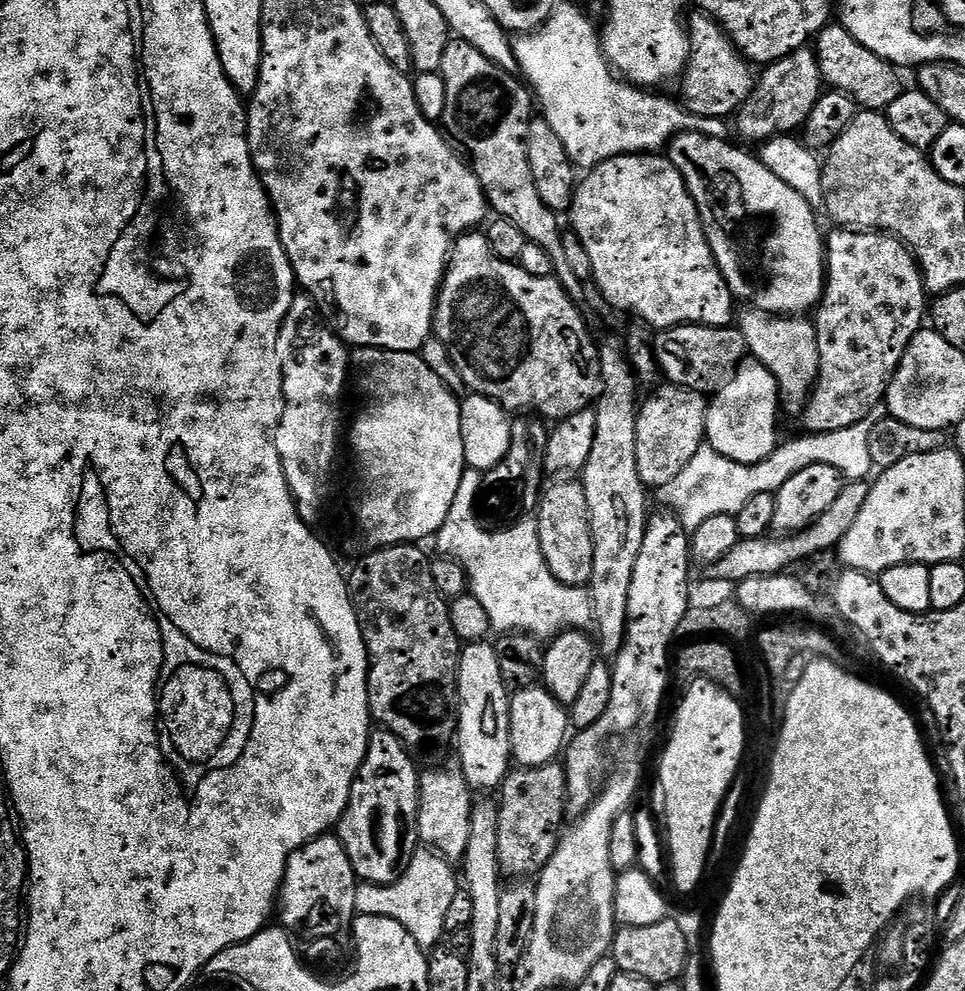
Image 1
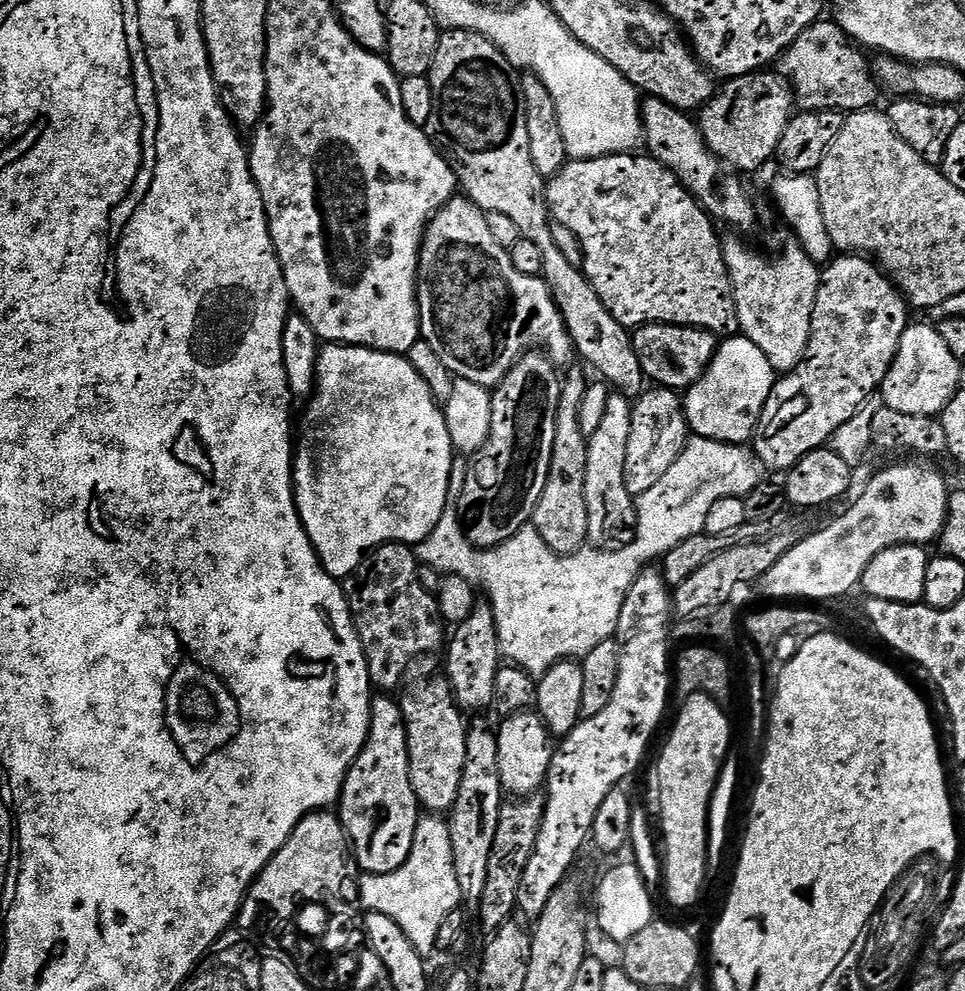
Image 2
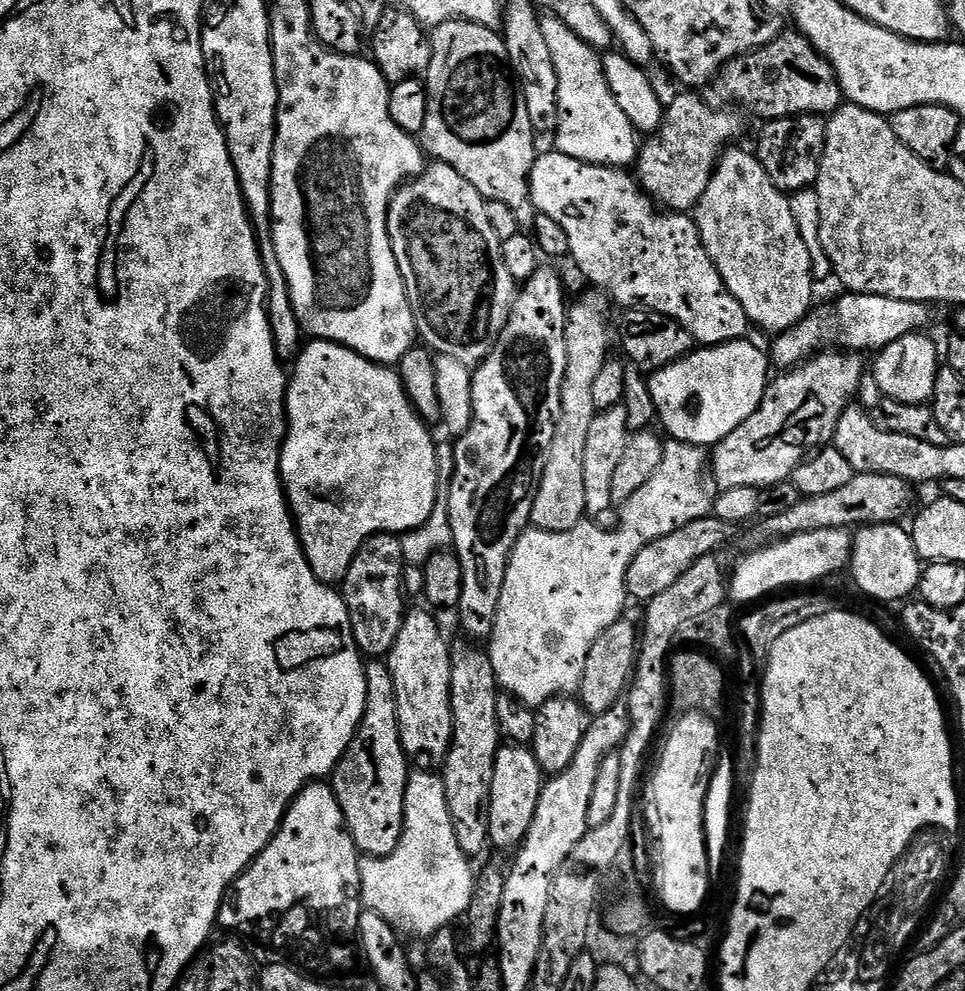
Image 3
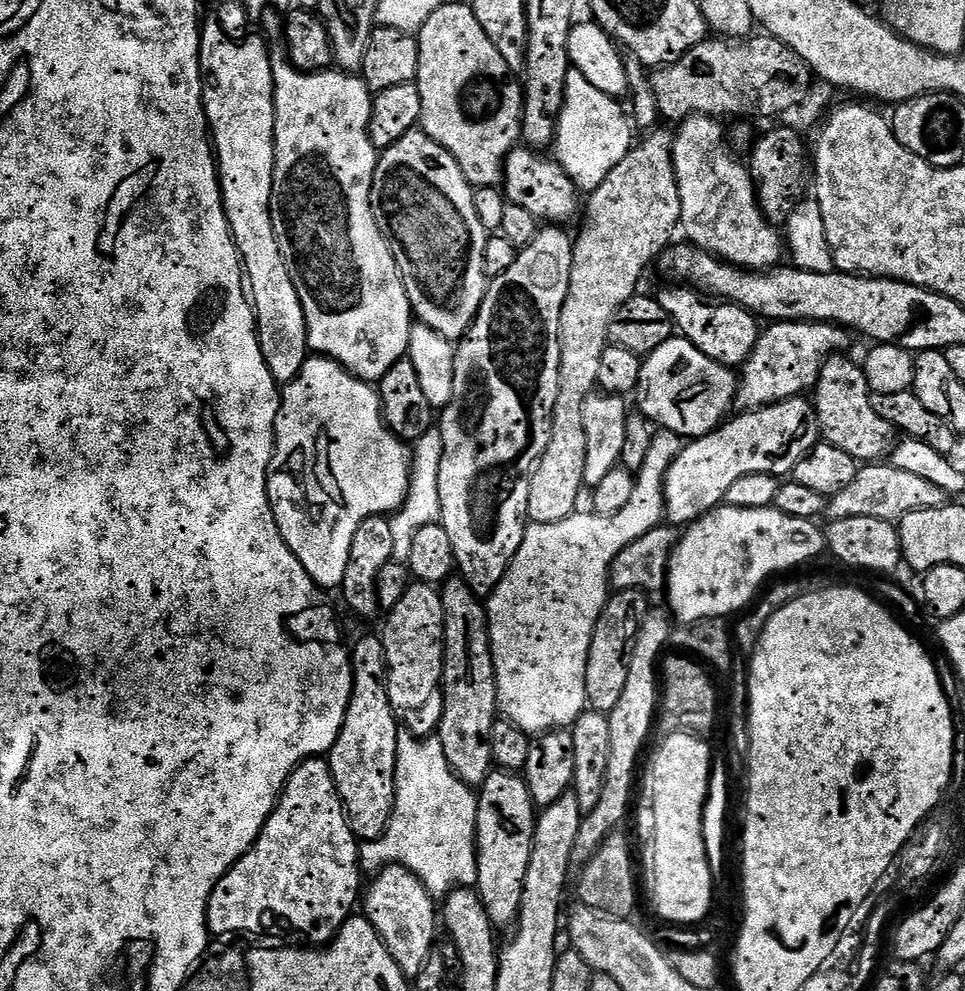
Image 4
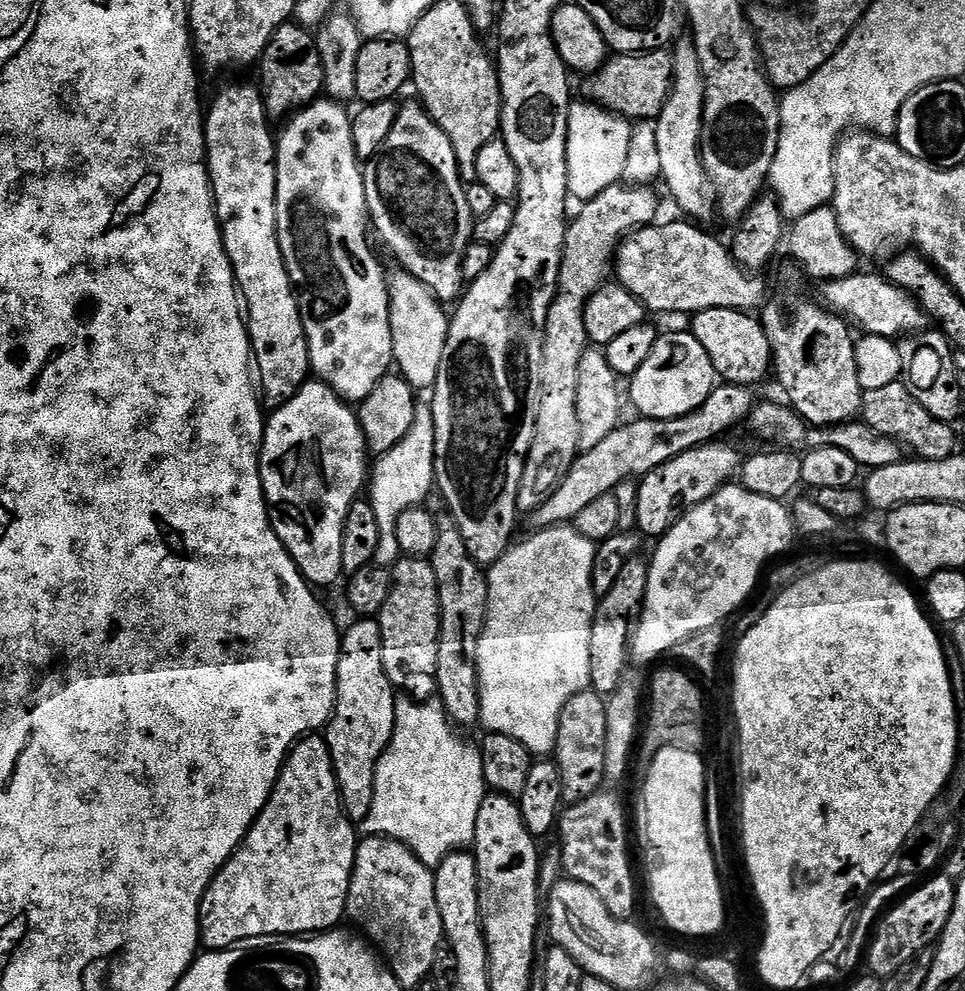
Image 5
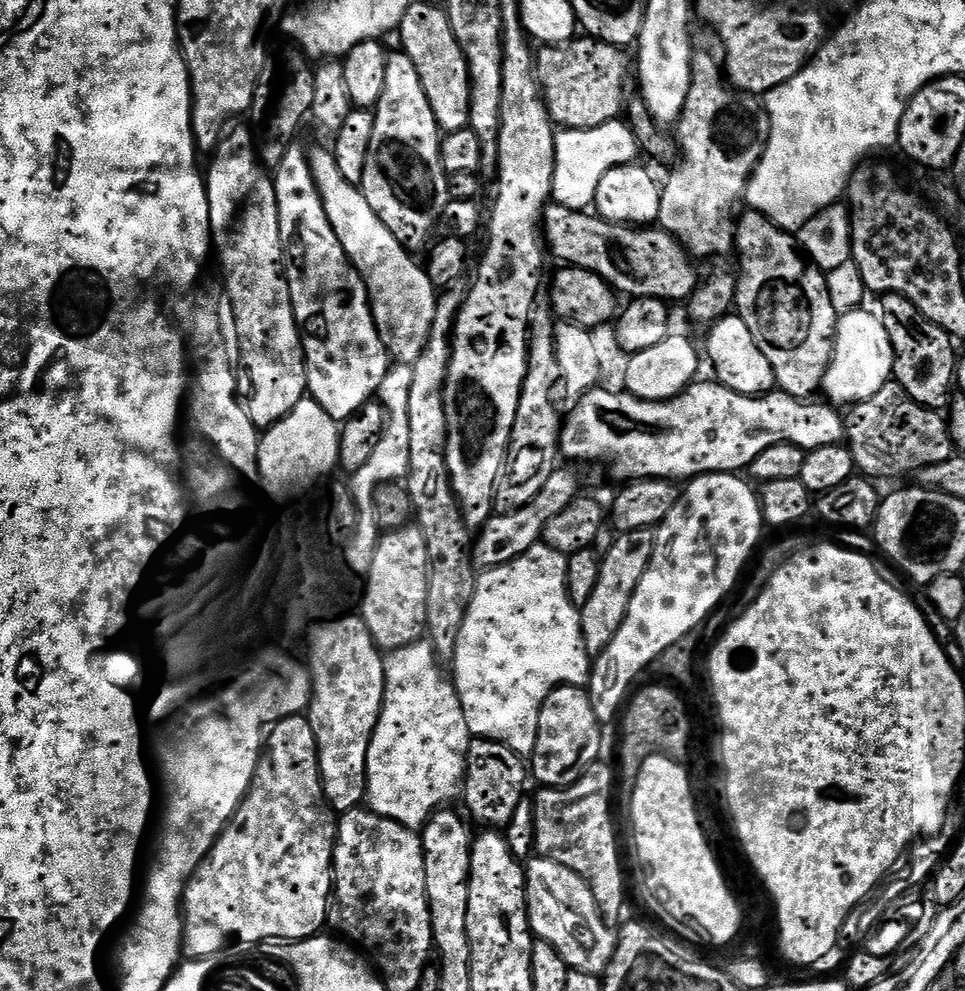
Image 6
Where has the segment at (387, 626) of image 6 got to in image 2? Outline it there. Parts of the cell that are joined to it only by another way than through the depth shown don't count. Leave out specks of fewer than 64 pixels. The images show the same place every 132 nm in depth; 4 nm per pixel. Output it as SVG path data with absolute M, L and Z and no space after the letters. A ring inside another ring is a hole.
M447 675L414 676L403 685L398 696L408 735L410 786L414 786L421 809L432 814L448 814L455 807L462 786L469 725L460 717L462 709L452 695L452 683Z

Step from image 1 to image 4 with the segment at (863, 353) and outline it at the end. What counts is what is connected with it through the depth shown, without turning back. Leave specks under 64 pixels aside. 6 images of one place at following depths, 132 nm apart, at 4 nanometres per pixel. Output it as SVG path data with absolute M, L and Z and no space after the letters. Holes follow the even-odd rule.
M808 398L772 404L769 408L759 408L757 412L741 412L716 431L689 439L674 462L670 462L670 470L664 479L667 523L690 526L695 520L716 511L726 501L726 490L730 490L738 478L746 478L746 474L787 477L820 439L816 409Z

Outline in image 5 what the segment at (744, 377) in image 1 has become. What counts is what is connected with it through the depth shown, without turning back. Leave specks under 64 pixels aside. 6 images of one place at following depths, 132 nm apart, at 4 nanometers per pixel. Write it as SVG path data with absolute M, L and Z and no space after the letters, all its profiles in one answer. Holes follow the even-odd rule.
M684 330L668 332L665 336L664 333L657 335L654 350L650 350L650 358L642 362L640 369L630 378L630 384L632 384L632 404L640 411L637 413L641 417L649 420L669 420L698 410L698 406L702 406L702 402L706 402L713 388L717 387L718 377L710 362L710 354L702 350L702 342L698 342L698 338L692 335L691 331Z

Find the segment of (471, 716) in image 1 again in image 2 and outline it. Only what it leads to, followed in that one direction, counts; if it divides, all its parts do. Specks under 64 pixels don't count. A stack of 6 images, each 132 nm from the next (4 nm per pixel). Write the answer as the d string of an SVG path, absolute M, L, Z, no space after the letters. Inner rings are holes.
M478 602L474 610L470 610L470 618L466 622L455 625L453 634L446 644L448 652L448 669L446 675L452 683L452 695L461 709L484 708L495 701L494 678L502 667L500 643L498 642L498 626L494 618L494 610L487 602Z

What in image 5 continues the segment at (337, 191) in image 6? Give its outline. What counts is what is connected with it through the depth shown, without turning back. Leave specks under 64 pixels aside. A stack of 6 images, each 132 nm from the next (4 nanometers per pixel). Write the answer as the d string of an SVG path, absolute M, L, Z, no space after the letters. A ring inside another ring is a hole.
M403 270L395 271L387 273L392 359L399 375L404 376L412 388L428 390L435 385L438 366L442 366L442 350L446 350L450 316L447 311L444 313L445 305L425 284L418 282L418 278Z

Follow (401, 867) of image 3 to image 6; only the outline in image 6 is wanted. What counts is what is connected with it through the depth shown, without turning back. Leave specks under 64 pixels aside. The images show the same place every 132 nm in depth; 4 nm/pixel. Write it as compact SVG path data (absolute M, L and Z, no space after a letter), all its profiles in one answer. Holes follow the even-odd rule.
M419 640L408 647L399 648L398 651L389 653L384 659L384 704L380 712L380 721L372 735L370 750L368 751L368 795L366 797L367 807L379 816L390 818L402 826L413 830L423 829L428 819L441 808L451 805L451 800L459 801L464 790L464 772L468 768L468 747L472 745L474 737L466 724L466 714L462 711L461 699L457 696L455 683L440 672L440 659L436 655L436 649L431 641Z

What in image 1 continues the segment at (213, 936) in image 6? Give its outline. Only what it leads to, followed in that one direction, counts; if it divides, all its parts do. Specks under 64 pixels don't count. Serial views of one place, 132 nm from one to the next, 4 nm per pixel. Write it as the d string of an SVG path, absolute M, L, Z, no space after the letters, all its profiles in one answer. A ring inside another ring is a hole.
M325 834L317 840L312 840L306 846L302 846L297 852L292 852L288 859L288 865L284 871L284 880L280 883L280 894L278 897L279 923L287 929L300 924L301 921L311 919L313 924L322 922L324 912L336 909L337 914L351 915L356 912L356 885L358 877L356 871L352 869L350 858L342 846L339 835Z

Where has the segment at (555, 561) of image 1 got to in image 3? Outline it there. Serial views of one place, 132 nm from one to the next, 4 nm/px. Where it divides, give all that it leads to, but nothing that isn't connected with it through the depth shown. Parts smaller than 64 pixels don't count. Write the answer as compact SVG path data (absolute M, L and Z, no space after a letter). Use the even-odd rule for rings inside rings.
M588 290L576 305L567 309L566 322L566 374L562 382L560 417L556 419L554 442L546 458L546 470L540 479L538 494L532 507L531 527L547 532L569 532L586 520L586 485L584 459L586 442L590 435L590 422L596 417L594 382L602 366L609 360L608 304L603 291Z

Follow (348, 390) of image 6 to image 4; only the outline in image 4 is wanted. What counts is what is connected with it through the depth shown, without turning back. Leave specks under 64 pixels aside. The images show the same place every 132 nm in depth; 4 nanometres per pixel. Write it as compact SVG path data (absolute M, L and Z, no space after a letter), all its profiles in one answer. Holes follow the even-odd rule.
M273 43L270 48L272 58L272 77L274 78L274 150L276 165L274 166L274 186L272 187L272 221L278 238L278 246L284 255L286 266L290 270L290 278L298 290L298 298L302 302L302 310L306 318L308 331L308 347L313 353L337 360L346 371L360 380L379 382L394 366L394 362L405 359L408 355L408 343L414 323L412 303L406 294L406 286L400 277L398 266L394 262L394 254L386 242L386 238L378 230L378 222L372 213L372 179L378 159L378 149L372 145L368 133L368 123L372 113L373 93L359 75L329 70L327 72L300 72L286 59L286 49L283 43Z

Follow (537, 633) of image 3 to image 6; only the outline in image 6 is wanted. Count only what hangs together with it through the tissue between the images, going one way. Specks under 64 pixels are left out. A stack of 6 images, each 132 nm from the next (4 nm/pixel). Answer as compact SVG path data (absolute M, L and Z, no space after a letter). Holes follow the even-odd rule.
M541 542L530 546L530 550L526 550L526 554L522 554L518 558L514 558L514 562L506 562L502 566L483 569L477 575L474 598L468 607L462 630L458 634L458 646L450 667L452 667L450 676L455 683L457 696L461 699L462 711L466 714L467 728L472 736L479 739L502 741L502 743L510 746L520 756L525 758L531 757L534 744L537 742L538 716L540 708L544 705L544 699L562 684L584 686L590 680L590 657L588 651L584 648L584 635L580 625L580 610L568 593L568 556Z

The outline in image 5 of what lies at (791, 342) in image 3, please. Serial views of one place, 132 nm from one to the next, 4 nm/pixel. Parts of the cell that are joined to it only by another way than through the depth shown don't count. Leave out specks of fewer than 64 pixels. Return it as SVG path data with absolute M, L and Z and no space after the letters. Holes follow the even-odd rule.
M724 382L713 388L706 402L698 406L698 410L685 416L669 420L636 418L633 424L621 423L610 434L606 434L606 438L598 442L594 450L577 455L566 478L560 480L560 485L553 490L550 498L530 513L531 527L539 530L571 525L584 507L611 494L623 480L645 476L658 466L670 462L670 458L686 454L686 450L719 441L723 432L730 431L735 424L743 425L747 421L758 400L752 392L755 391L751 387Z

